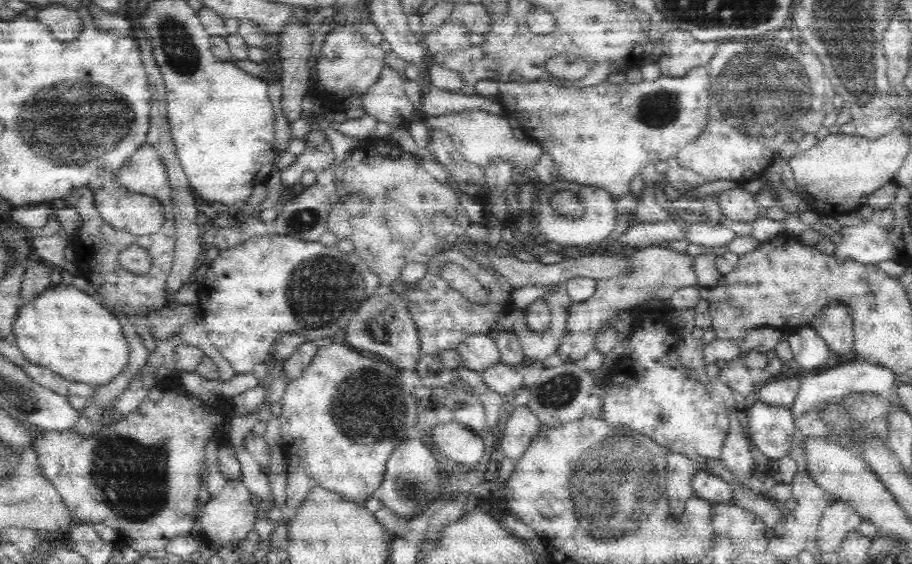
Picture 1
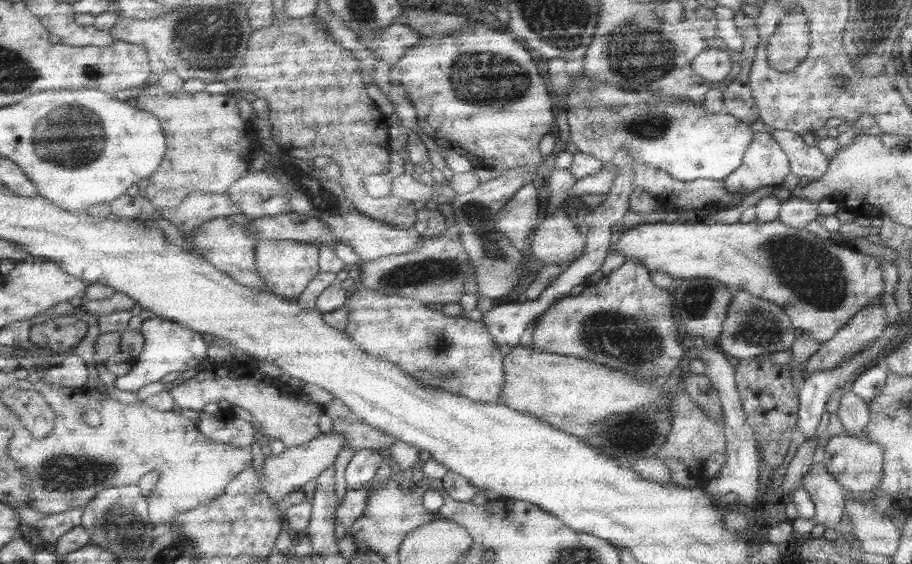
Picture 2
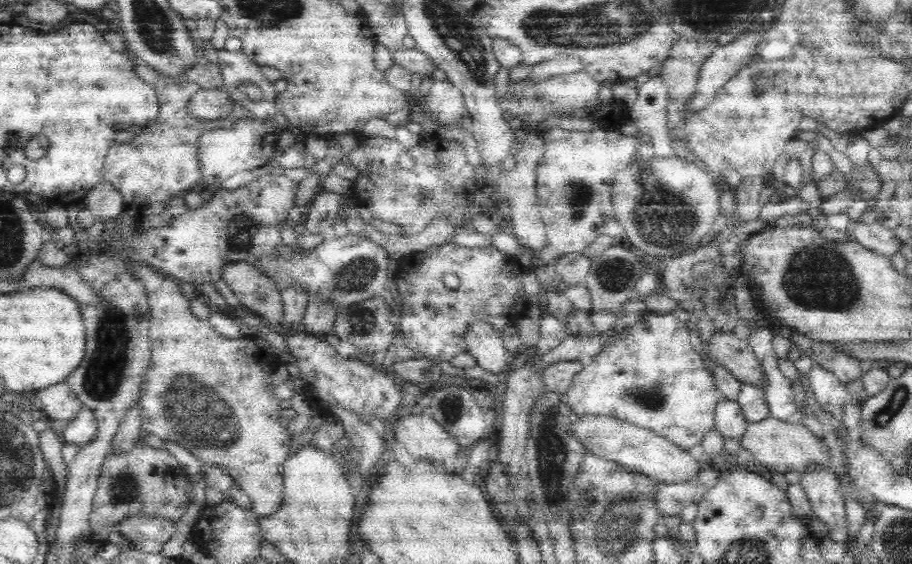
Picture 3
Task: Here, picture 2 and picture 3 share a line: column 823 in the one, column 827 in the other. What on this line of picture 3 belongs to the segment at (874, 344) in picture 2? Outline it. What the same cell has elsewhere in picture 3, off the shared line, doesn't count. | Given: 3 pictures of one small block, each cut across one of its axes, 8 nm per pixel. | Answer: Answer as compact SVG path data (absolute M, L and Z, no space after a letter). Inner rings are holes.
M812 361L808 373L817 401L824 406L825 412L830 411L841 421L841 404L845 401L847 394L840 380L836 378L835 374L822 368L816 361Z

